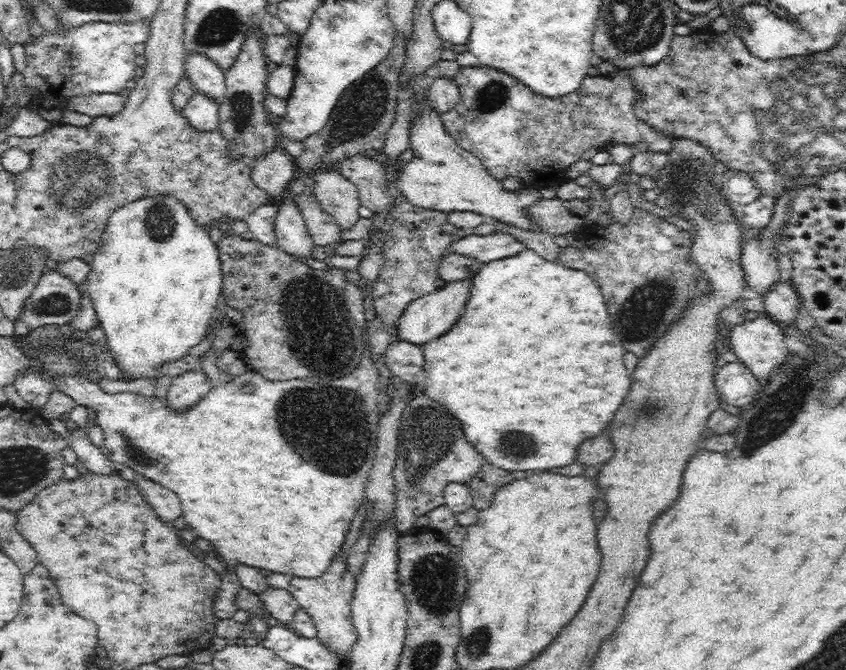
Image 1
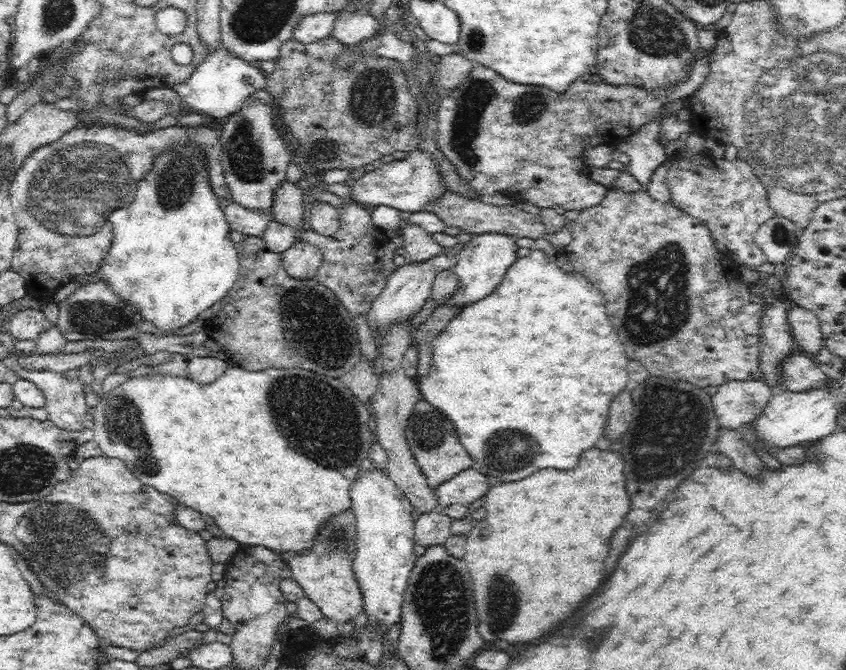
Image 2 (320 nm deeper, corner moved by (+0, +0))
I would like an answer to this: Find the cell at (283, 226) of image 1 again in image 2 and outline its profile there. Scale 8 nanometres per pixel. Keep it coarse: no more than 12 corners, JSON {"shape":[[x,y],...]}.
{"shape":[[297,239],[281,253],[292,278],[316,279],[323,254]]}

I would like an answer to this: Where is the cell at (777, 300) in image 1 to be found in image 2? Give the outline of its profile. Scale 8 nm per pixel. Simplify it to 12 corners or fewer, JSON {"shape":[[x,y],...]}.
{"shape":[[791,303],[791,334],[813,357],[825,345],[819,318]]}

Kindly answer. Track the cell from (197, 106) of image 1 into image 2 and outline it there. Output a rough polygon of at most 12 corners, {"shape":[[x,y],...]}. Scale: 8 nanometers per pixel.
{"shape":[[222,42],[172,89],[195,112],[222,119],[265,88],[258,64]]}

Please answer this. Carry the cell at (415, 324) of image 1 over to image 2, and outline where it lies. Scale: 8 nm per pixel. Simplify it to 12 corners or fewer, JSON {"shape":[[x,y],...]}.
{"shape":[[516,238],[464,239],[459,287],[442,305],[469,305],[498,287],[516,262]]}

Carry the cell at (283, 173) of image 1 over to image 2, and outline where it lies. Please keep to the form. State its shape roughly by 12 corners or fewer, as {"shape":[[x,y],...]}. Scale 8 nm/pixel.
{"shape":[[286,180],[274,190],[274,219],[296,231],[304,191]]}

